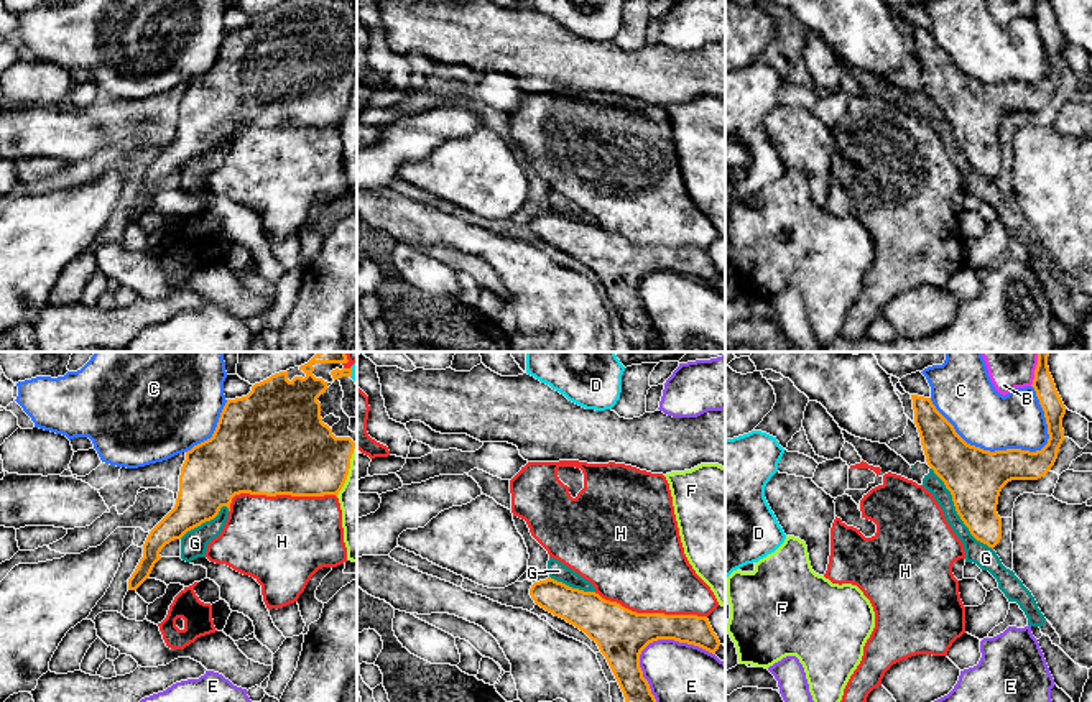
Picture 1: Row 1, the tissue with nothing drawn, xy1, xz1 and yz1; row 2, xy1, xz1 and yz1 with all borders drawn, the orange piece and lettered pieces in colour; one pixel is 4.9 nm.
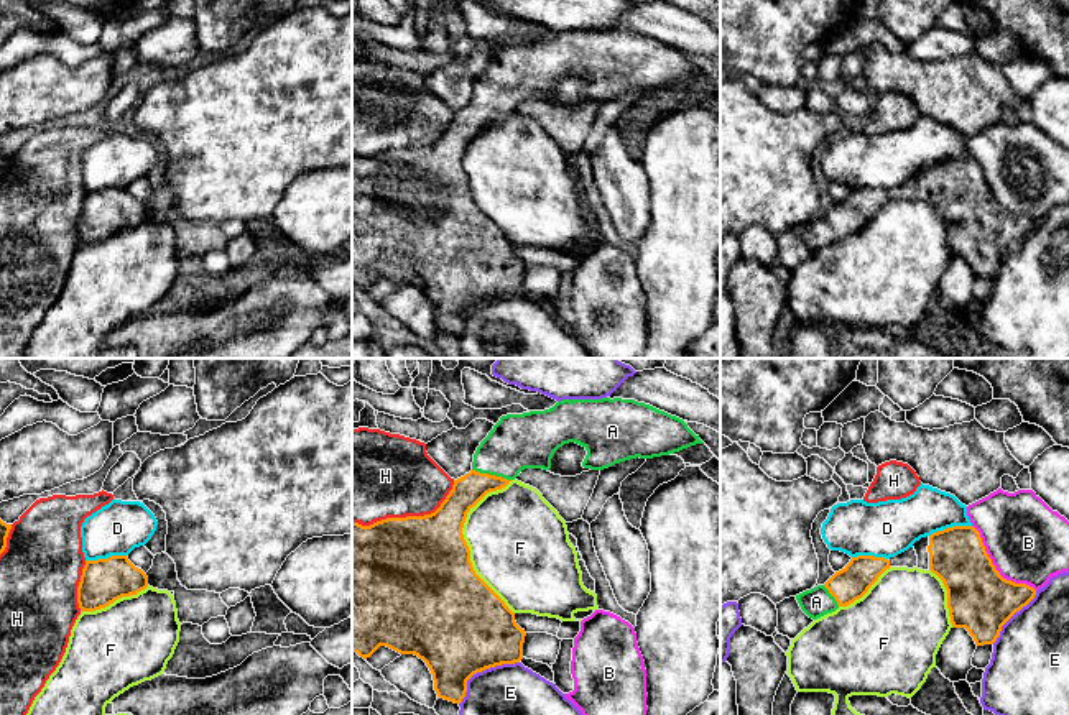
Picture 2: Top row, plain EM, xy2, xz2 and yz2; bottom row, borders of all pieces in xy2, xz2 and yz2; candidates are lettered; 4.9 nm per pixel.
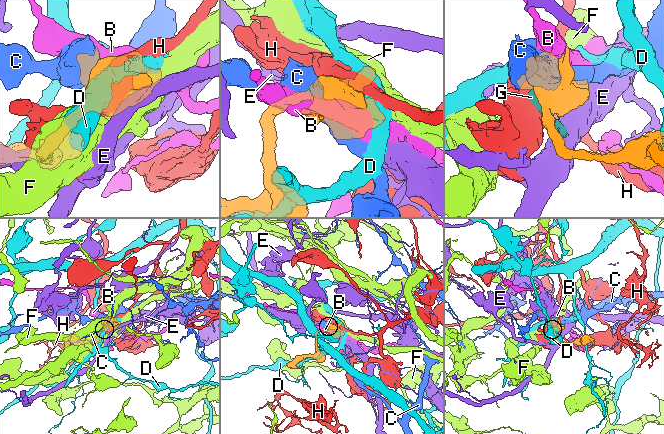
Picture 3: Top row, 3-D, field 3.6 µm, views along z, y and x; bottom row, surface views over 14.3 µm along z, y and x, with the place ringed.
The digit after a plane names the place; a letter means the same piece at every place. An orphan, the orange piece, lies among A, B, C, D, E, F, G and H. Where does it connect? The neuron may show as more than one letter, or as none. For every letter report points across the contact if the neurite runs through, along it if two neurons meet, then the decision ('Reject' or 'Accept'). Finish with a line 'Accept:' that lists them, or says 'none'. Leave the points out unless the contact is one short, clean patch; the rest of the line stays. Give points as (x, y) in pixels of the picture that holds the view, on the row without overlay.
A: Path across: xz2 (467, 122), (492, 107), (523, 73). Accept
B: Reject
C: Reject
D: Reject
E: Reject
F: Reject
G: Reject
H: Reject
Accept: A

